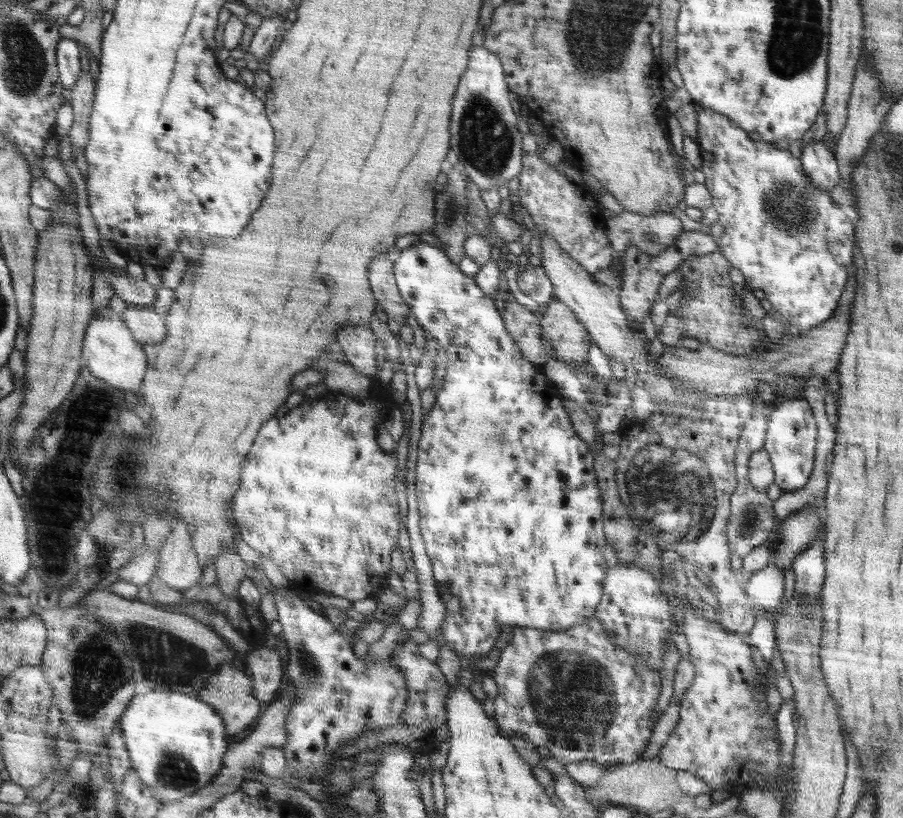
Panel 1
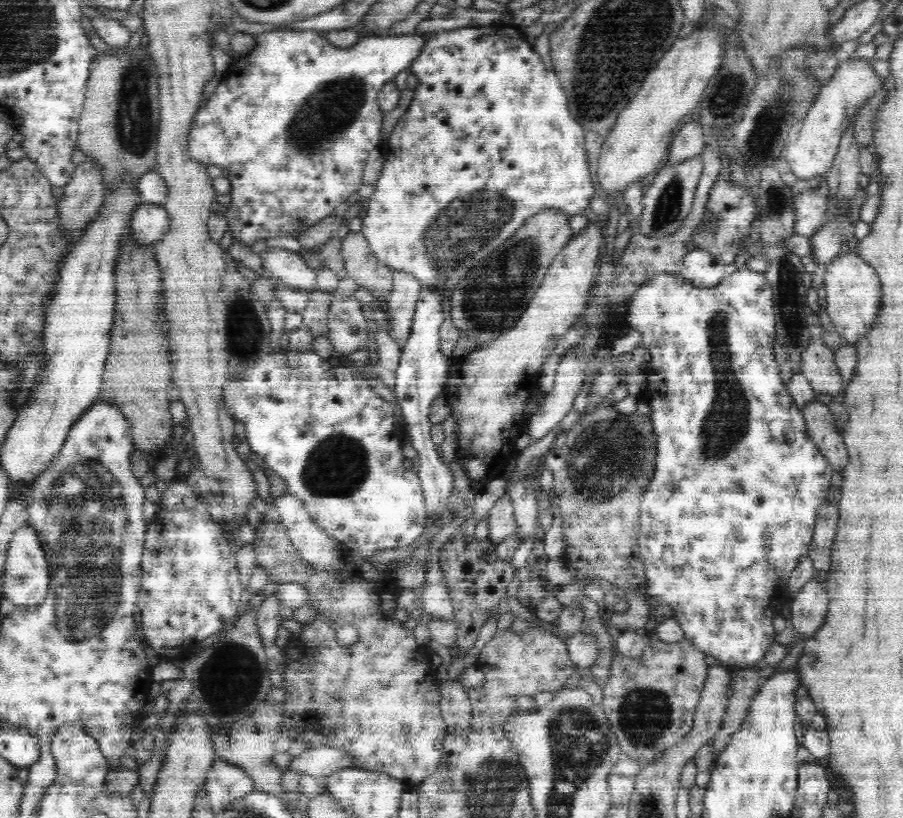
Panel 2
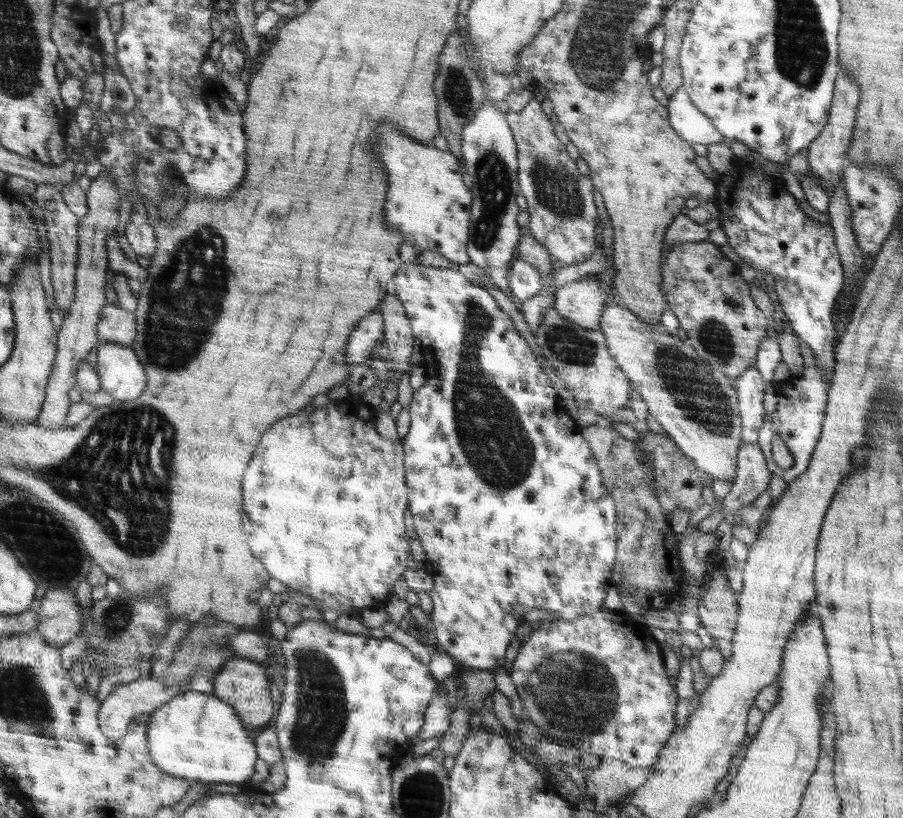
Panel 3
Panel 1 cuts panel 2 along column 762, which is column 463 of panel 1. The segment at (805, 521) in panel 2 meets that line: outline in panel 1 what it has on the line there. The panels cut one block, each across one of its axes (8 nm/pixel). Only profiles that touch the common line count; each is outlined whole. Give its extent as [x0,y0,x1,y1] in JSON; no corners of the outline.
[394,242,606,662]

